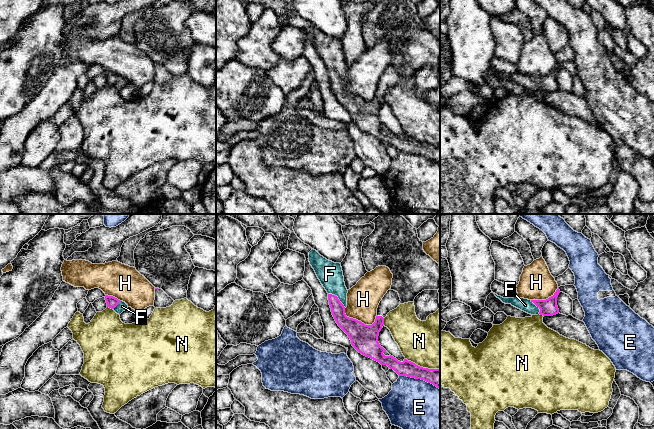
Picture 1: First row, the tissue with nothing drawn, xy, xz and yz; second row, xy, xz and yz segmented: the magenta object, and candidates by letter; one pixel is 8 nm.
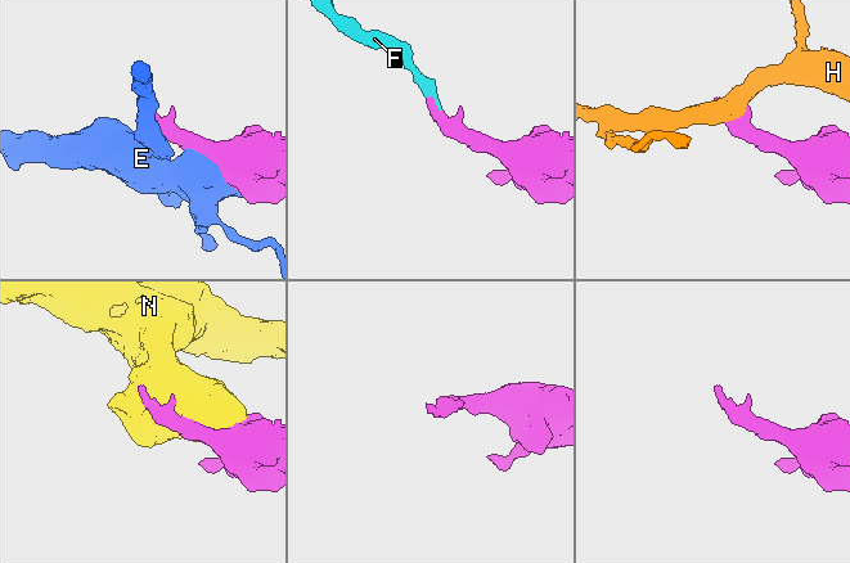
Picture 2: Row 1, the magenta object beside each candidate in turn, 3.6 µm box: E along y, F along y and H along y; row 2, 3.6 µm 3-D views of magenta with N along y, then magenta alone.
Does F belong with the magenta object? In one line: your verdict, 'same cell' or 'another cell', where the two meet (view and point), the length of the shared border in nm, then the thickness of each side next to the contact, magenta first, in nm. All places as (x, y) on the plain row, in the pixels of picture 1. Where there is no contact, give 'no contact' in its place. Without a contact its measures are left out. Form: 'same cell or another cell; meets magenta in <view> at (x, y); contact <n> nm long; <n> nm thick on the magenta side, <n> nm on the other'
same cell; meets magenta in xz at (337, 74); contact 180 nm long; 140 nm thick on the magenta side, 200 nm on the other

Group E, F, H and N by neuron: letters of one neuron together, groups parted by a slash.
E / F / H / N

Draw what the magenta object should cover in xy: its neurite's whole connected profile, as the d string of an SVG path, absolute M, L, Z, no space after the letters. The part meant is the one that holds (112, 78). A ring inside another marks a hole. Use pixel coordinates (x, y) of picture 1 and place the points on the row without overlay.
M106 71L105 76L107 83L113 85L119 91L128 84L128 81L125 78L118 76L113 72Z

